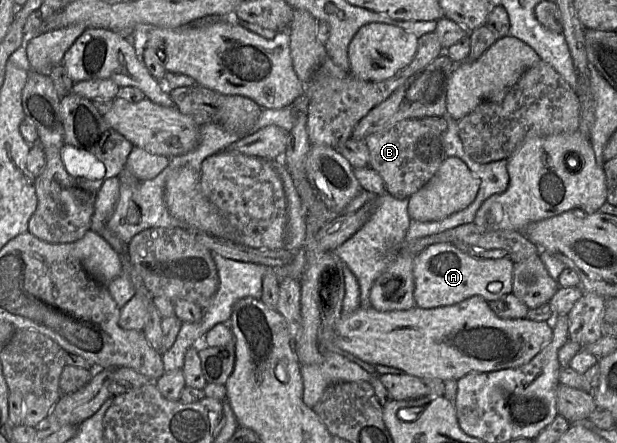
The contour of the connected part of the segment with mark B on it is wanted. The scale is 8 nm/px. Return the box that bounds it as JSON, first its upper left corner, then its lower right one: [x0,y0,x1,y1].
[365,119,446,199]

